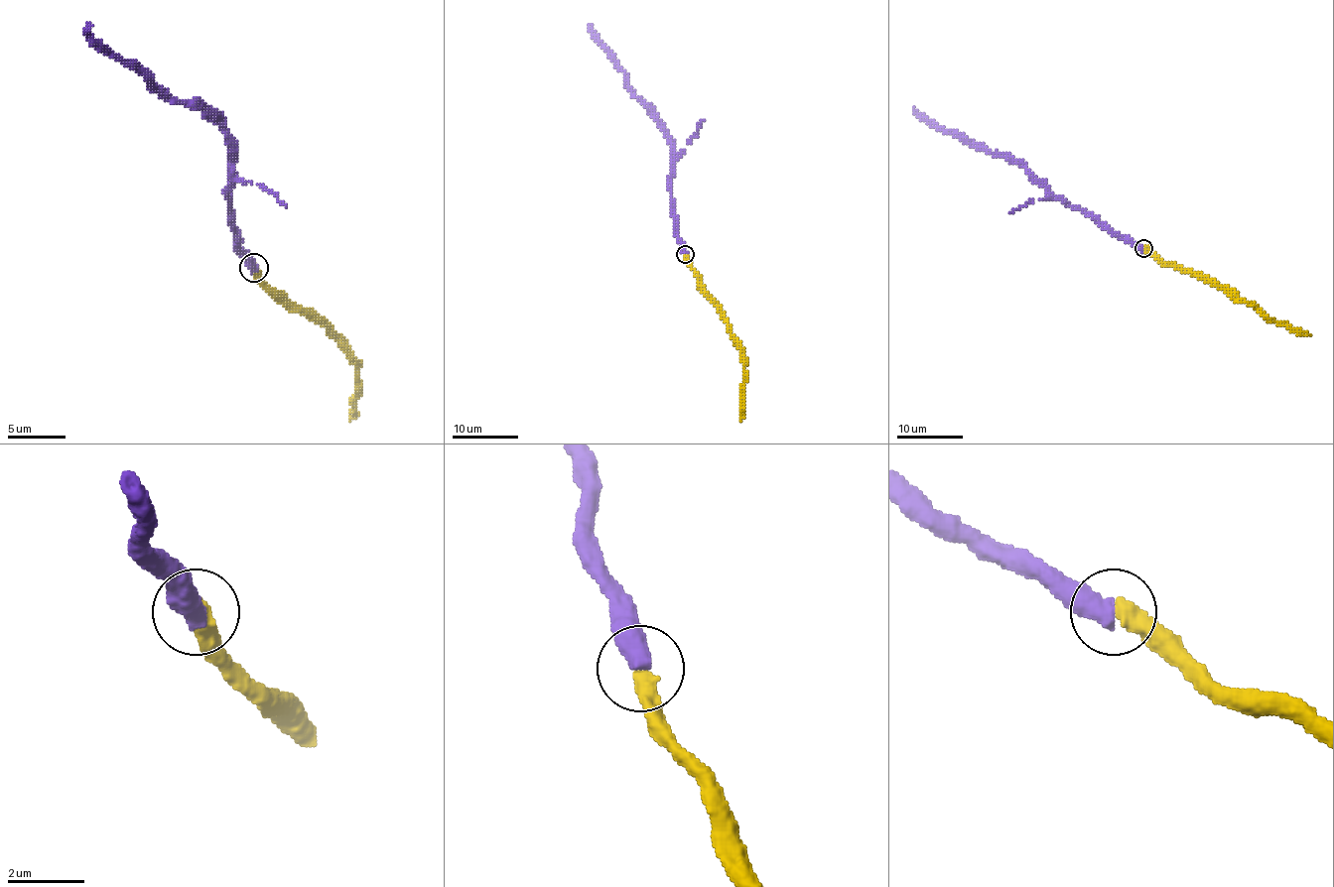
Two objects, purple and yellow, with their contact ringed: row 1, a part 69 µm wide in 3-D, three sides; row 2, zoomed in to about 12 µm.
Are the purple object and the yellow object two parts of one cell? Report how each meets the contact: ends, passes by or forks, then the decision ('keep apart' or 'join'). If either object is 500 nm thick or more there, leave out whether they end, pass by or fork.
join

